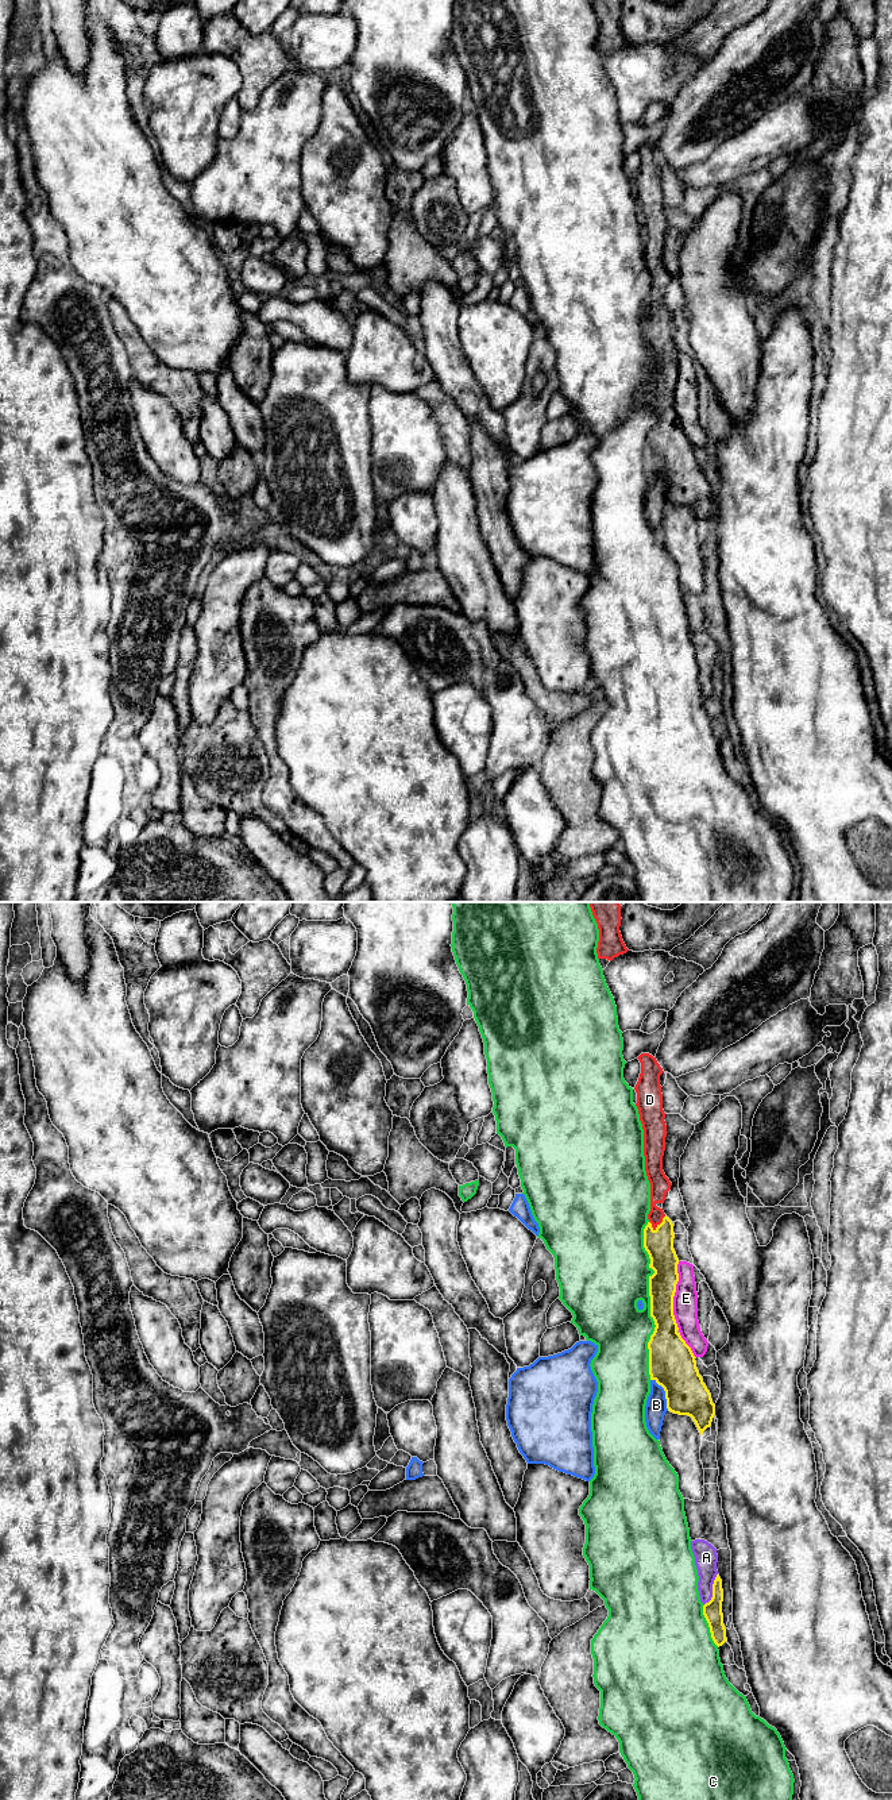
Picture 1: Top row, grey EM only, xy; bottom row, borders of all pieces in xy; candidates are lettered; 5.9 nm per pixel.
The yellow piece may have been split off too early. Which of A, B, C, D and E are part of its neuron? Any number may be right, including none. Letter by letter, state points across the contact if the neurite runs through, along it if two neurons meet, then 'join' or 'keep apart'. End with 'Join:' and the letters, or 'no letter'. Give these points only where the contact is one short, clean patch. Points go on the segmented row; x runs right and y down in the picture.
A: keep apart
B: keep apart
C: keep apart
D: across xy (659, 1244), (660, 1224), (653, 1209), (660, 1184) | join
E: keep apart
Join: D

